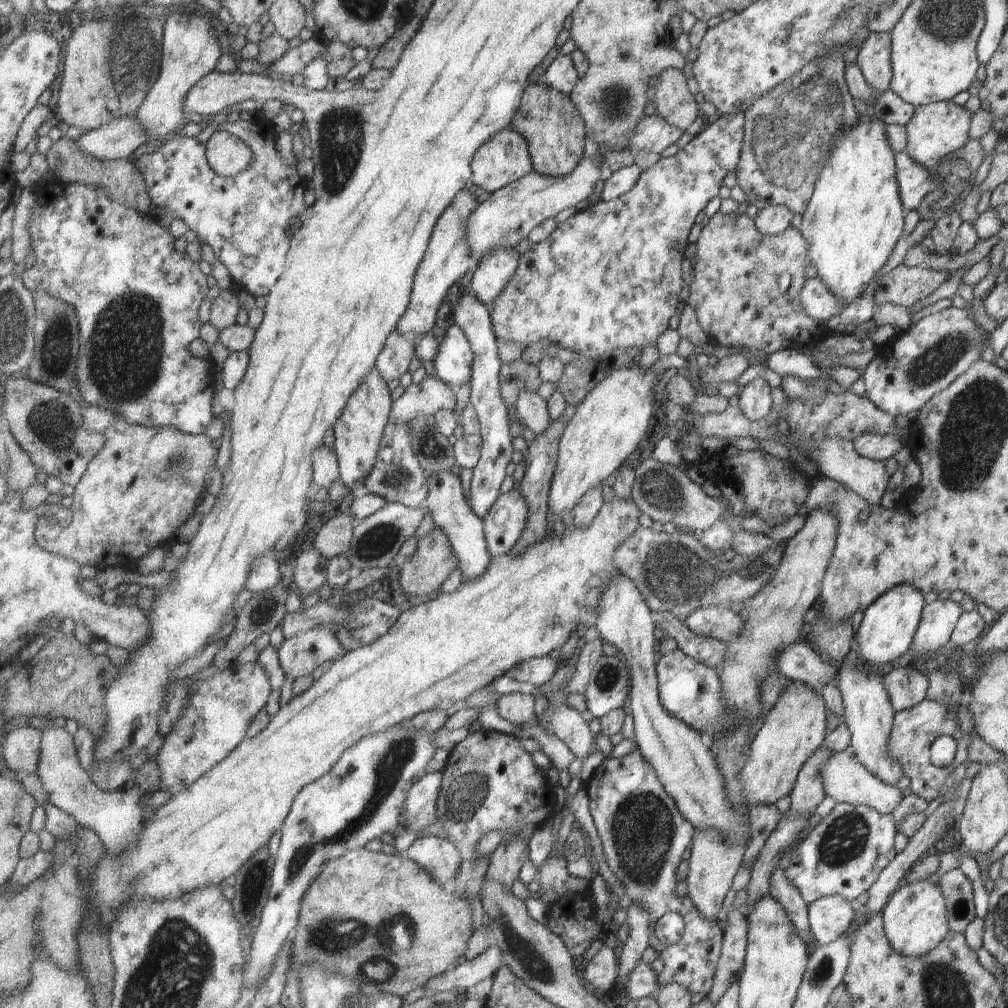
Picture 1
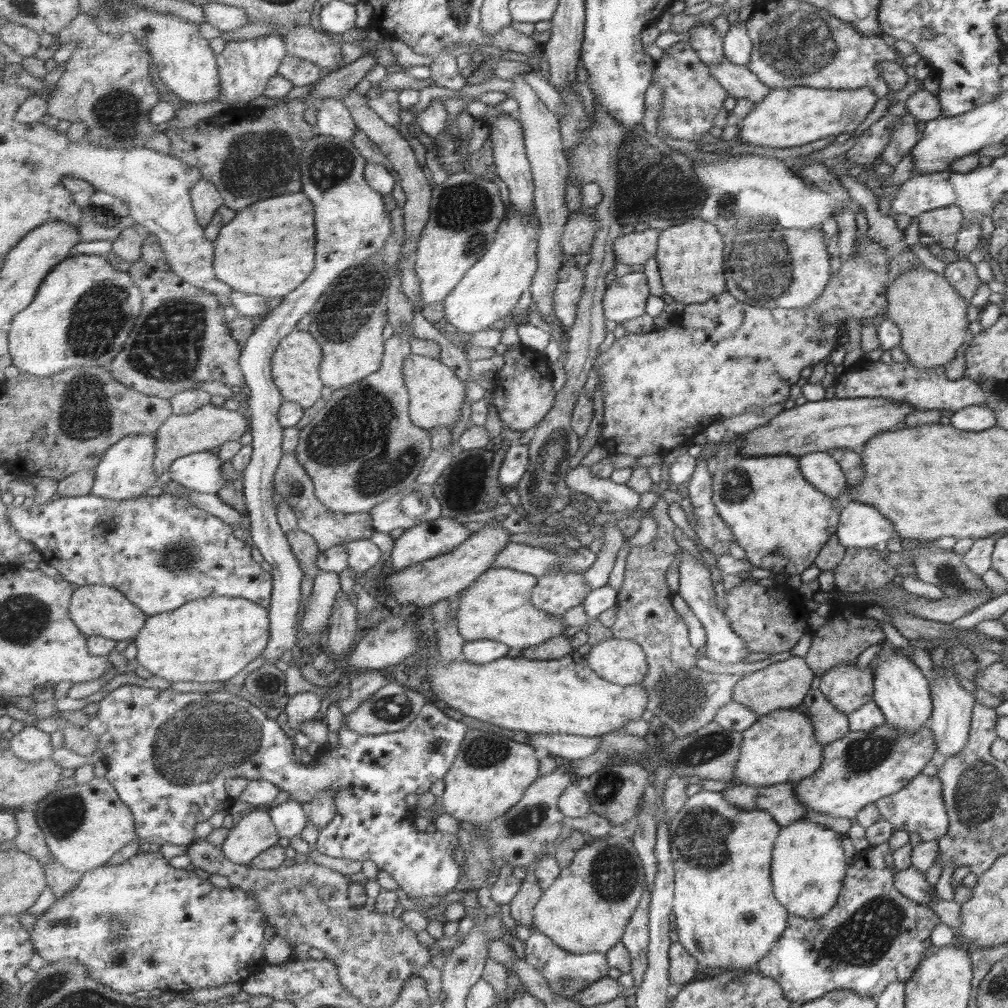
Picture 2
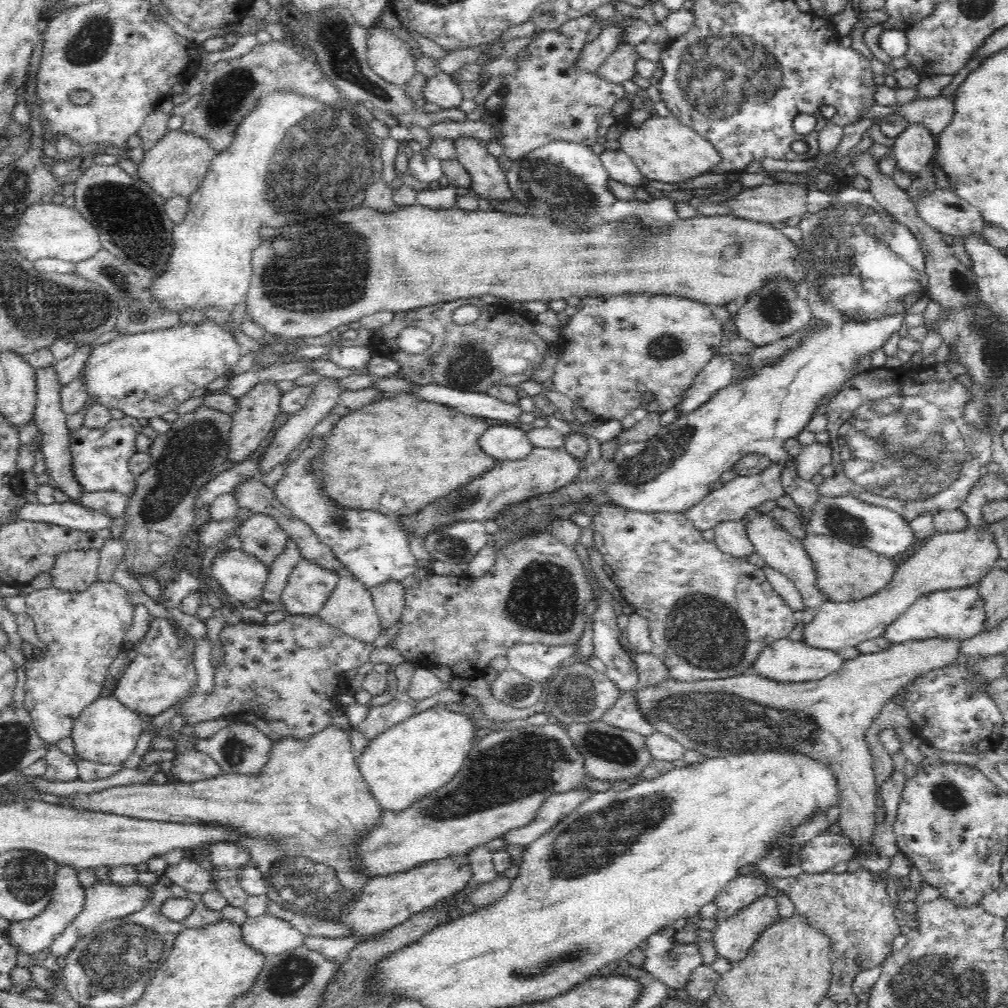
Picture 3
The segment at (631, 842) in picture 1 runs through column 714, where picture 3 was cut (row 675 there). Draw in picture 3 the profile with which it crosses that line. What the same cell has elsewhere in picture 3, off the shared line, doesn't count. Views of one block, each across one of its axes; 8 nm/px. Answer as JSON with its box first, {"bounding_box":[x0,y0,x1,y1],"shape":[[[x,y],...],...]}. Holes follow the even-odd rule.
{"bounding_box":[902,661,1005,754],"shape":[[[964,661],[961,666],[933,669],[917,678],[902,706],[908,711],[918,736],[926,745],[940,751],[968,754],[984,754],[1000,747],[1004,740],[1002,728],[1005,720],[988,687],[980,696],[967,696],[971,687],[975,686],[971,684],[974,678]]]}

